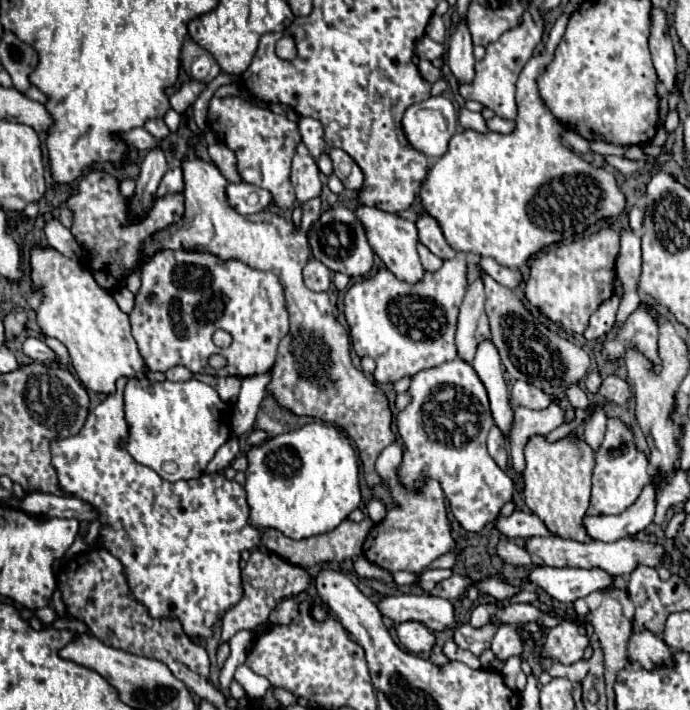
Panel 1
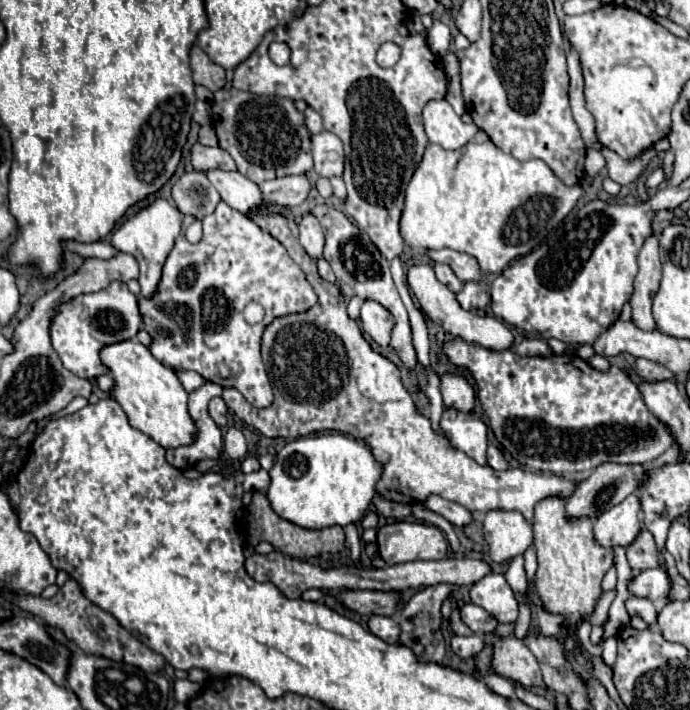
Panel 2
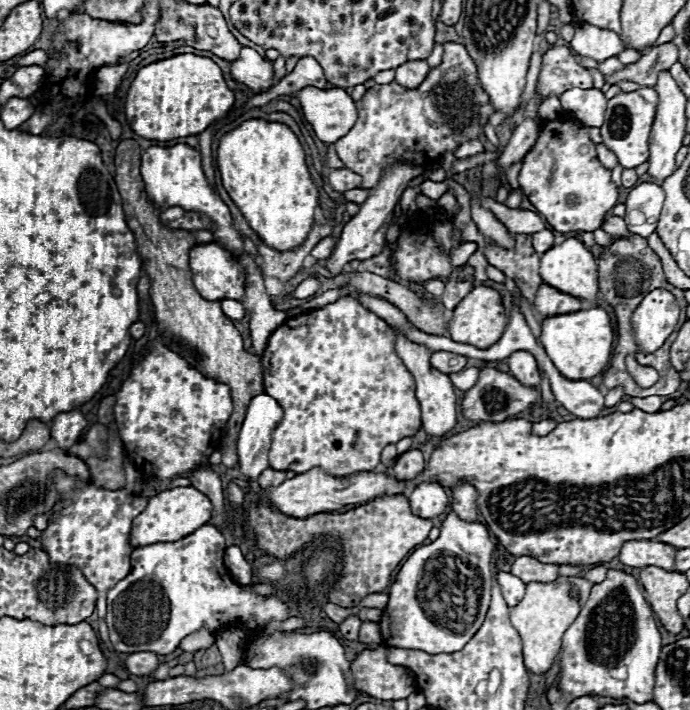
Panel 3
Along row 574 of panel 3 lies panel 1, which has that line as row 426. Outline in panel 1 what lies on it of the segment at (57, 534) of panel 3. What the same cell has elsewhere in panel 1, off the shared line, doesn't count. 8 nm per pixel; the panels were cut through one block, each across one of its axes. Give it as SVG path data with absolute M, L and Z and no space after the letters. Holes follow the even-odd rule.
M116 390L116 392L108 394L108 398L88 414L88 420L86 420L86 424L84 424L84 428L80 430L78 436L70 436L70 438L52 442L52 464L54 464L56 472L58 472L60 486L62 486L62 490L66 494L78 496L78 498L82 498L82 500L86 500L86 502L90 502L90 504L94 504L98 508L100 522L104 524L104 528L100 532L104 548L124 564L124 570L126 570L126 576L128 576L128 584L130 584L130 592L138 602L142 602L148 608L150 616L152 618L178 618L188 636L210 638L212 632L214 632L214 626L218 624L222 614L242 598L240 566L238 566L240 564L240 552L242 550L252 550L254 546L260 544L260 530L248 524L248 512L250 510L248 510L248 504L246 504L246 492L238 482L234 482L234 480L230 482L222 474L202 474L202 478L196 478L196 480L186 480L186 482L180 480L176 484L170 484L170 482L162 480L154 470L142 468L138 462L134 462L134 458L124 448L120 448L120 440L126 434L128 434L128 426L126 426L126 420L124 420L122 390Z

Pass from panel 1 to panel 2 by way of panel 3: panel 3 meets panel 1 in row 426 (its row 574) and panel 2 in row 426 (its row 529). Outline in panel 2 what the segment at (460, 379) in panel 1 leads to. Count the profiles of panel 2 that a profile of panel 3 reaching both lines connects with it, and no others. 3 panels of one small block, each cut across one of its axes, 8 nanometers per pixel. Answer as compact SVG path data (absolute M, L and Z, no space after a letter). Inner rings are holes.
M446 408L440 420L440 430L454 448L466 452L466 456L474 458L478 464L486 464L488 428L480 418Z

